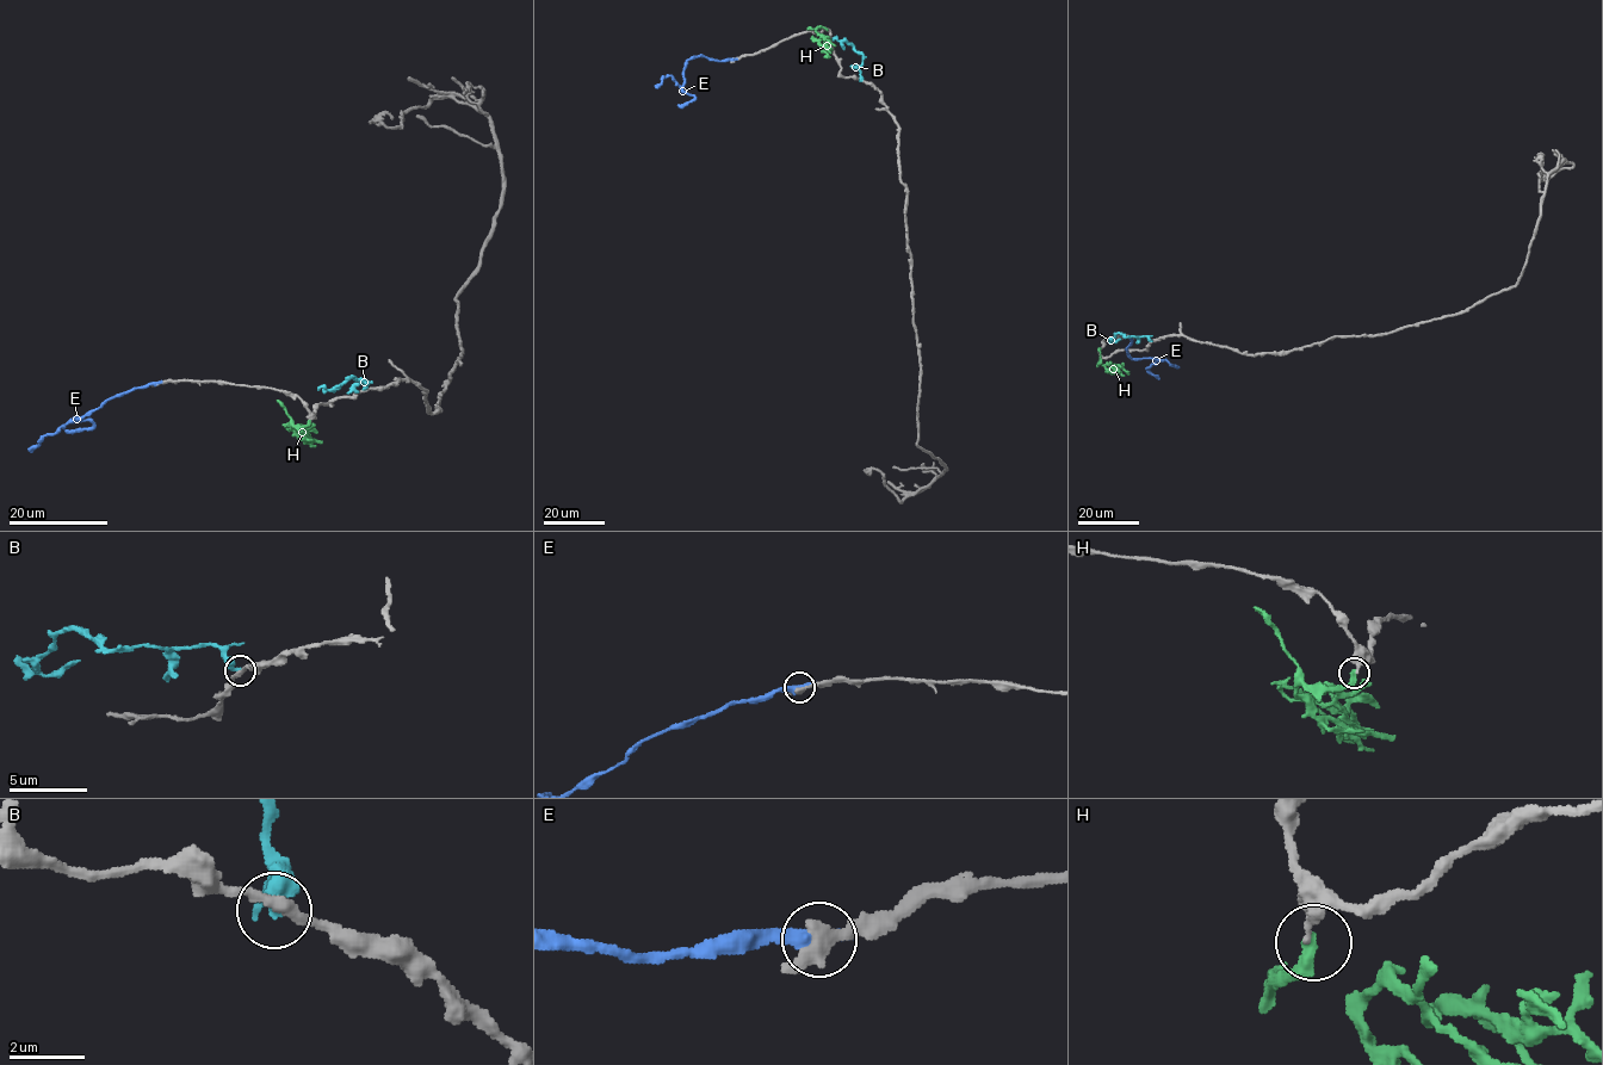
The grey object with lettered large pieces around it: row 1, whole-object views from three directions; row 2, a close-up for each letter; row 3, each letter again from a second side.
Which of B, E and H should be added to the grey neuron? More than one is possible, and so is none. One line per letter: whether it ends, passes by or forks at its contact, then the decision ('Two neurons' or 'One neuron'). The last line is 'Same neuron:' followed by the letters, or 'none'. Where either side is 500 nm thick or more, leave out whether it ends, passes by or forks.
B: It ends there. Two neurons
E: It ends there. Two neurons
H: It ends there. Two neurons
Same neuron: none

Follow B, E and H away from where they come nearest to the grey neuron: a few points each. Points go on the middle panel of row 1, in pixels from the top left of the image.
B: (860, 80), (862, 55), (845, 41), (833, 39)
E: (734, 60), (692, 56), (686, 61), (681, 86), (667, 75), (655, 87)
H: (827, 30), (823, 28), (816, 31), (823, 37), (818, 43), (825, 51), (824, 57)

